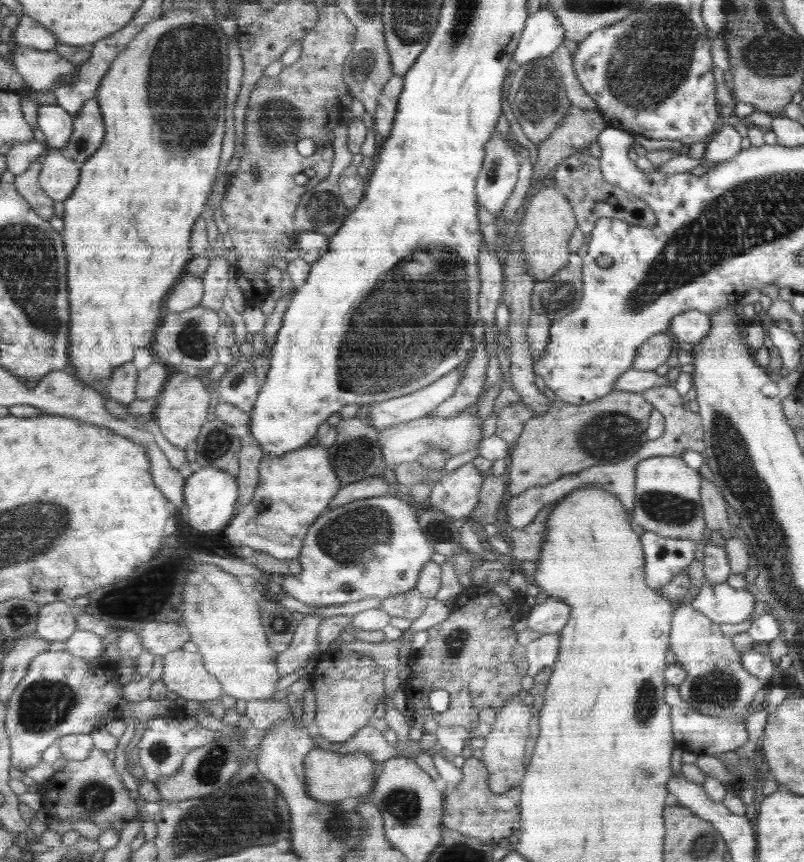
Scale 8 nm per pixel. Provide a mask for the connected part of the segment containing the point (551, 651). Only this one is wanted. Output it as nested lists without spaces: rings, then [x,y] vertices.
[[[558,632],[544,634],[525,645],[527,674],[536,676],[544,668],[552,668],[559,653],[560,635]]]

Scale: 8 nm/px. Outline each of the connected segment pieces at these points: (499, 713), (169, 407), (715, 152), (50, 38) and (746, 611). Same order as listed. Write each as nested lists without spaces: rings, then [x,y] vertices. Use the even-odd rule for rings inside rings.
[[[518,696],[511,697],[496,711],[493,718],[494,725],[485,736],[482,762],[489,772],[489,786],[492,792],[508,794],[508,790],[516,790],[516,786],[522,786],[528,770],[528,754],[530,753],[530,741],[535,736],[532,734],[532,706],[523,702]]]
[[[182,370],[173,372],[155,411],[158,424],[170,442],[182,448],[190,448],[194,442],[196,443],[197,438],[203,433],[204,425],[209,421],[210,408],[215,405],[212,402],[213,396],[199,376],[190,377]]]
[[[724,120],[714,138],[706,142],[703,160],[706,165],[715,165],[734,158],[742,149],[742,136],[734,128],[736,120]]]
[[[32,16],[20,19],[15,38],[19,45],[49,51],[56,51],[61,43],[56,34]]]
[[[705,581],[698,594],[689,599],[689,601],[694,605],[696,610],[707,615],[708,618],[712,619],[712,622],[720,625],[722,623],[738,624],[745,621],[754,612],[756,600],[748,589],[734,589],[726,581],[717,585]]]

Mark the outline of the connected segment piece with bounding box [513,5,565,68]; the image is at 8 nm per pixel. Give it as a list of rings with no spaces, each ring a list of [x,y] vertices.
[[[550,6],[527,17],[523,40],[513,58],[514,67],[525,65],[528,61],[548,57],[565,39],[564,29],[559,18],[550,12]]]

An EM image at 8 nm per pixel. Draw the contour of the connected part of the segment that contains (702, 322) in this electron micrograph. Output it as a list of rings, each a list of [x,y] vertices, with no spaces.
[[[689,310],[680,313],[671,321],[669,331],[674,334],[678,343],[690,343],[699,345],[706,337],[711,328],[709,314],[699,310]]]

